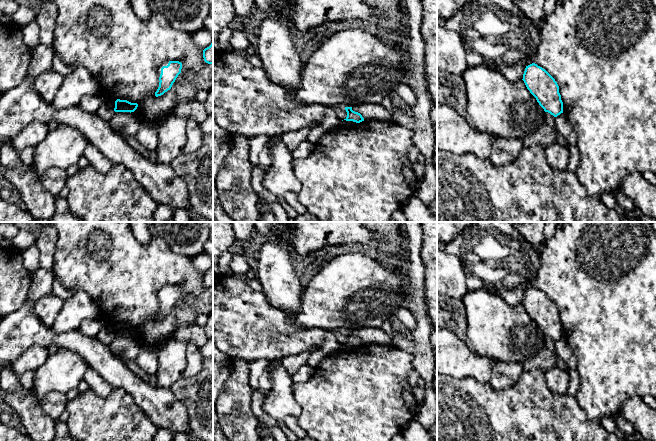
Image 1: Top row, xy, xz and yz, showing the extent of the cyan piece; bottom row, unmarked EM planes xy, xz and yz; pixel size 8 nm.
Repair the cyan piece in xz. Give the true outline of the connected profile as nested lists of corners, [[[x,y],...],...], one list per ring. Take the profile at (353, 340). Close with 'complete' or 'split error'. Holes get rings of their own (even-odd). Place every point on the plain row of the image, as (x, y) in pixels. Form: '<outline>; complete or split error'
[[[345,331],[345,334],[347,336],[347,341],[344,344],[353,345],[356,347],[360,347],[364,345],[364,342],[362,341],[362,339],[358,336],[353,335],[352,331]]]; complete

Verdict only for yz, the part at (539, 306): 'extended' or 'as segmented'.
as segmented

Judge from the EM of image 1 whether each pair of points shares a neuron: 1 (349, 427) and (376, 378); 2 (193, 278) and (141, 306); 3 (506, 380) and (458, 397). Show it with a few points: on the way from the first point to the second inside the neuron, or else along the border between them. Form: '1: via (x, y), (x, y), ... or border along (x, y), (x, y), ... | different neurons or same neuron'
1: via (353, 415), (353, 405), (366, 390) | same neuron
2: via (179, 277), (164, 277), (149, 292) | same neuron
3: border along (488, 381), (498, 390), (505, 390), (514, 385) | different neurons

